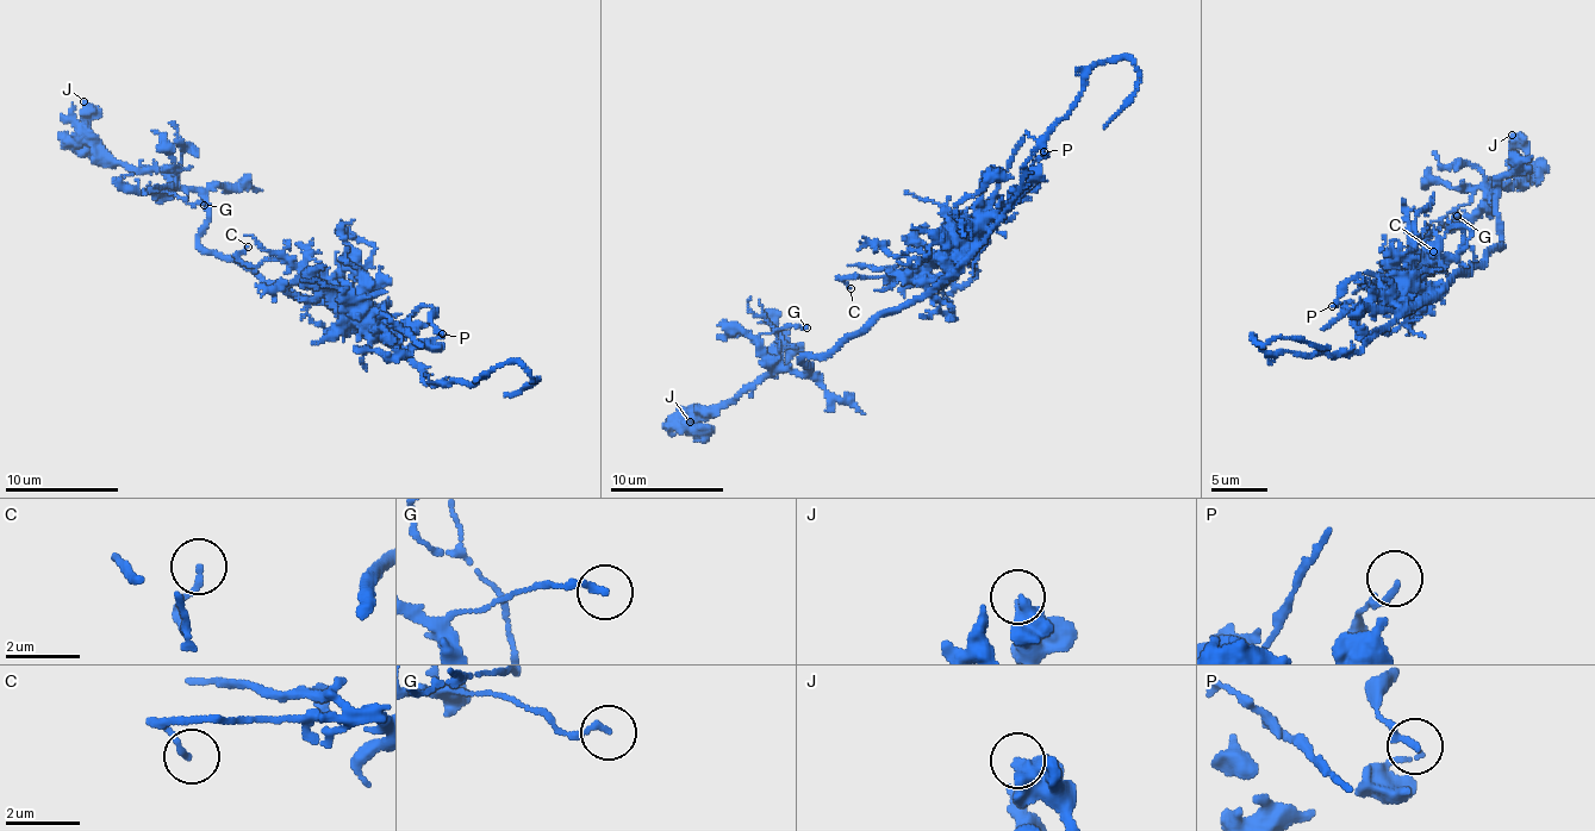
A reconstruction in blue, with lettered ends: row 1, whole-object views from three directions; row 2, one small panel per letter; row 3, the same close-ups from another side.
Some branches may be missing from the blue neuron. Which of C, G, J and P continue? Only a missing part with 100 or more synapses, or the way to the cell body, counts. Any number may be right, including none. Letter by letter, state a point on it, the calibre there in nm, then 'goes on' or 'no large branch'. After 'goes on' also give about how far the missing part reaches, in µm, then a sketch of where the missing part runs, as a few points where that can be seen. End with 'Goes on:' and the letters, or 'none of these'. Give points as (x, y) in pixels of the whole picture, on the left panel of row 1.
C: (248, 247) | 140 nm | no large branch
G: (204, 205) | 150 nm | no large branch
J: (83, 101) | 550 nm | no large branch
P: (442, 333) | 150 nm | no large branch
Goes on: none of these

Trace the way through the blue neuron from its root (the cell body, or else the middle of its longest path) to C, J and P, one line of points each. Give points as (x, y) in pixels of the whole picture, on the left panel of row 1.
C: (338, 312), (347, 317), (321, 283), (287, 263), (248, 266), (240, 252), (248, 247)
J: (338, 312), (294, 299), (210, 254), (199, 243), (207, 202), (160, 172), (118, 161), (89, 138), (83, 101)
P: (338, 312), (359, 325), (372, 317), (388, 326), (429, 306), (431, 324), (442, 333)

